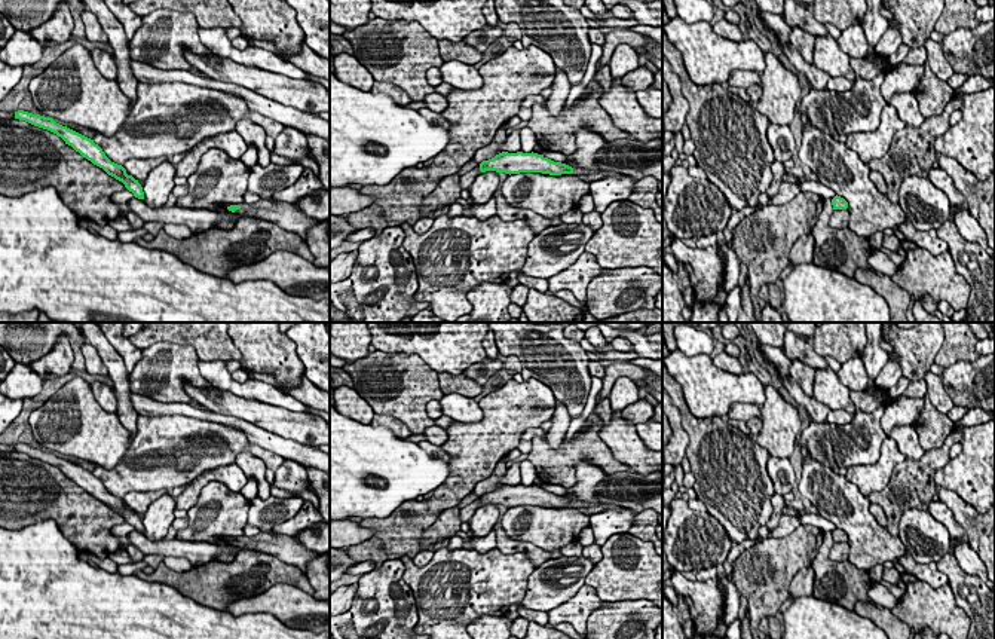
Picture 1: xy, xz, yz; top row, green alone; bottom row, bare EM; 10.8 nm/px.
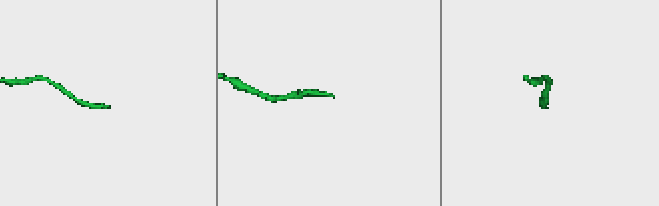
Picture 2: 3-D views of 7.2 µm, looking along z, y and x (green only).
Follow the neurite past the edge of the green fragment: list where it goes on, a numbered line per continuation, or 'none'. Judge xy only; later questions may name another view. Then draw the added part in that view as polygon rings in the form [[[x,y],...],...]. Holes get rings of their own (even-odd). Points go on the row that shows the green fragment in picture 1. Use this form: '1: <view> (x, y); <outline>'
1: xy (287, 216); [[[260,199],[254,204],[242,202],[241,208],[235,213],[244,214],[249,218],[272,221],[285,230],[297,233],[304,241],[307,230],[318,223],[318,220],[304,215],[297,205],[273,202],[270,199]]]

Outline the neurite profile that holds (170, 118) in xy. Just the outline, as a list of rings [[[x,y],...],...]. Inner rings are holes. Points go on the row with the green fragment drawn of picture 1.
[[[183,82],[143,83],[137,86],[137,103],[122,129],[113,137],[94,135],[105,156],[122,165],[129,159],[154,159],[190,152],[205,138],[236,129],[236,123],[248,119],[260,125],[273,140],[287,128],[285,125],[248,108],[245,100],[227,92],[195,86]]]

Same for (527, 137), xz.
[[[524,126],[520,129],[520,137],[521,137],[521,152],[532,153],[533,147],[538,144],[533,131],[529,126]]]

